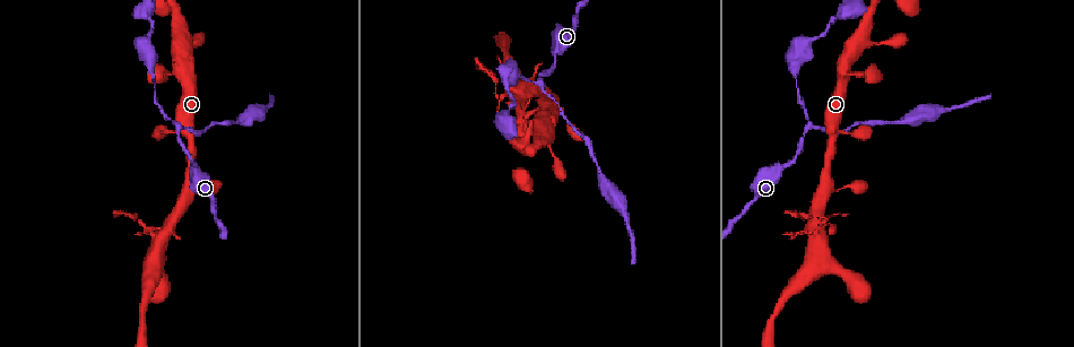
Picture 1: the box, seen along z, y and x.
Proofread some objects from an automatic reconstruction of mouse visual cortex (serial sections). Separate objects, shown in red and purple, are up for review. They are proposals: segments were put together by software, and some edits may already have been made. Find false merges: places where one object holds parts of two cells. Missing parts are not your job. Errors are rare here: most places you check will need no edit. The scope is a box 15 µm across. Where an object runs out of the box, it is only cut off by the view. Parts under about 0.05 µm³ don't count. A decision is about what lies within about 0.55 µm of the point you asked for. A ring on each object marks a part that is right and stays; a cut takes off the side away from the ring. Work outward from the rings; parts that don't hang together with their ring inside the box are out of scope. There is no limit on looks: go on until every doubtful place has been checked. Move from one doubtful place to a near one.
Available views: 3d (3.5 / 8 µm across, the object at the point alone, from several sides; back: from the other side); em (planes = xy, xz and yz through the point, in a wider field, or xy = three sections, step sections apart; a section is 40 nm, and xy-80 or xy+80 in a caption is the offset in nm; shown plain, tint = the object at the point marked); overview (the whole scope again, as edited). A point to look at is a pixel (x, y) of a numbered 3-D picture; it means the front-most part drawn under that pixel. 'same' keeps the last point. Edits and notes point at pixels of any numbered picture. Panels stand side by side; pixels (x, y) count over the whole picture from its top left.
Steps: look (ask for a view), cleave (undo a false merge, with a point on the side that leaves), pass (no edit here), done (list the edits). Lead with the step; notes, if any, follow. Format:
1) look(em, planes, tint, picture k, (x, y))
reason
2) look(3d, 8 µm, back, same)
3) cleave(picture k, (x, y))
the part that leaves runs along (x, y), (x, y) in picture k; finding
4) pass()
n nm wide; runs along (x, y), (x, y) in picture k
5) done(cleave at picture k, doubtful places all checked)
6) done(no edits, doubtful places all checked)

look(3d, 3.5 µm, picture 1, (179, 127))
a fork

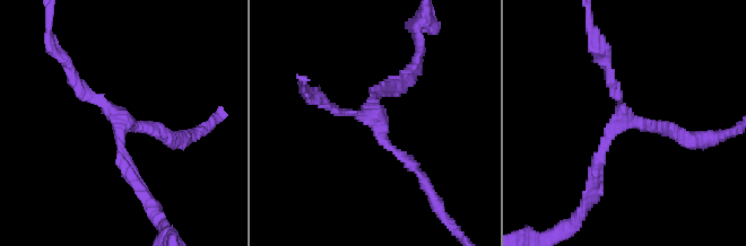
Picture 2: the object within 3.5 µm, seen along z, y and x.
look(em, xy, step 3, tint, picture 2, (622, 122))

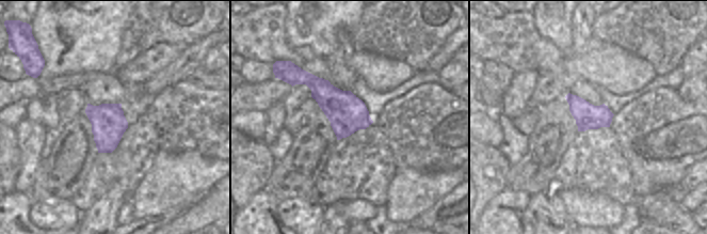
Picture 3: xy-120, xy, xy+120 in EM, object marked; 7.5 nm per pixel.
pass()
runs along (138, 186), (121, 159), (121, 121), (69, 69) in picture 2; one cell here

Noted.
look(3d, 3.5 µm, picture 1, (816, 236))
arms run side by side

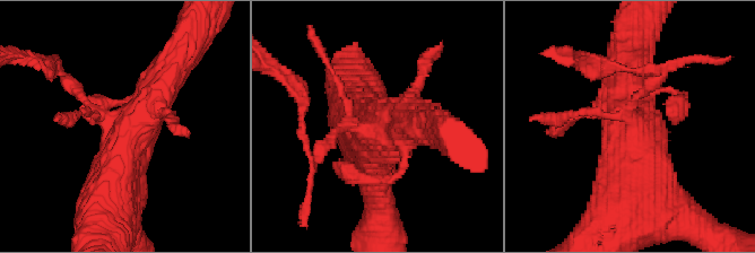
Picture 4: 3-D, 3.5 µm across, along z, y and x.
look(em, xy, step 1, tint, picture 4, (360, 126))
need the tissue

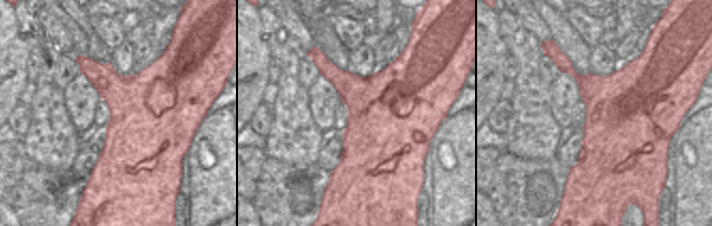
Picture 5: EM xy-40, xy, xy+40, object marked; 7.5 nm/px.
cleave(picture 4, (319, 151))
650 nm wide; the part that leaves runs along (336, 130), (309, 148), (291, 89) in picture 4; two cells meet here

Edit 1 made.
done(cleave at picture 4, doubtful places all checked)

